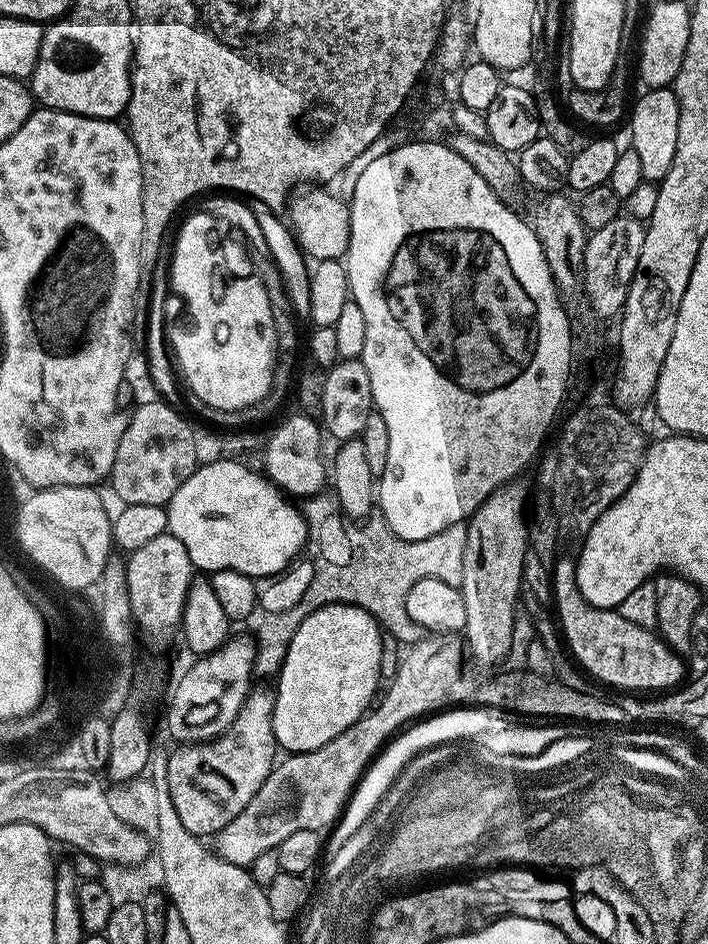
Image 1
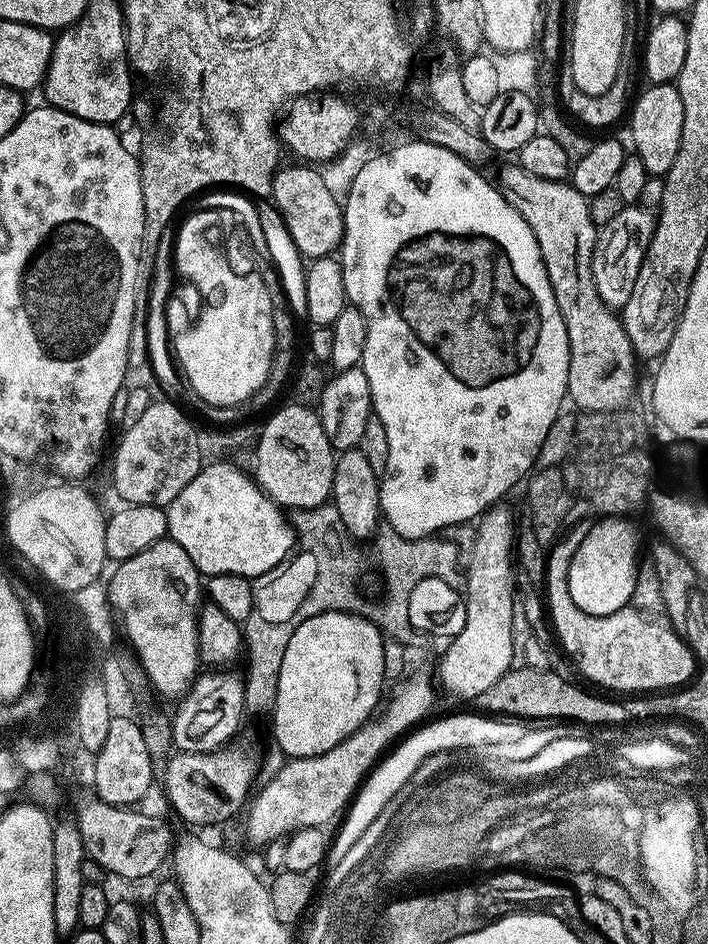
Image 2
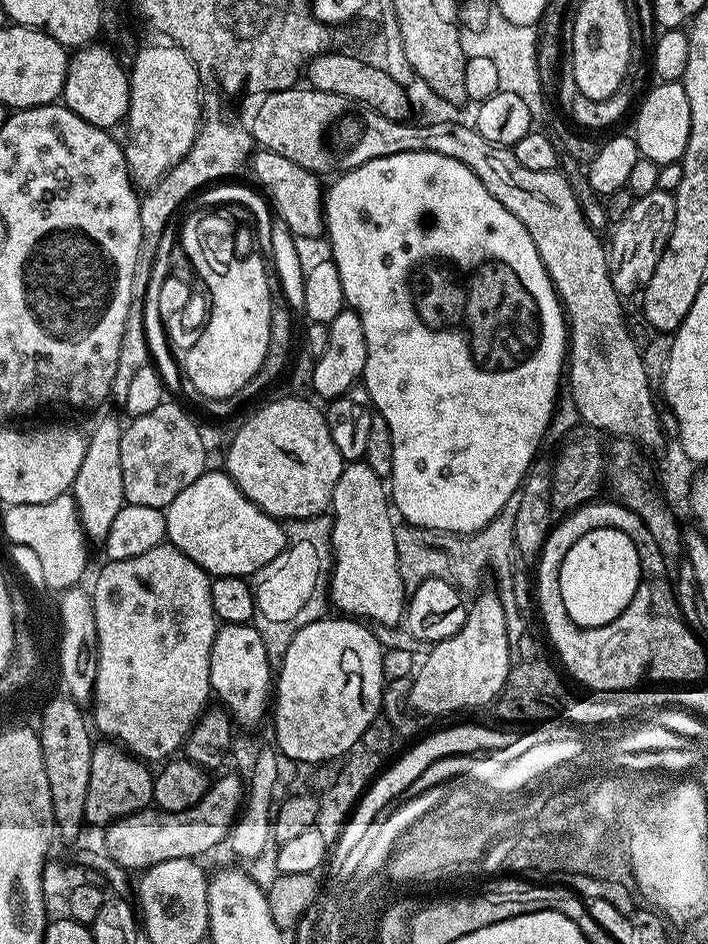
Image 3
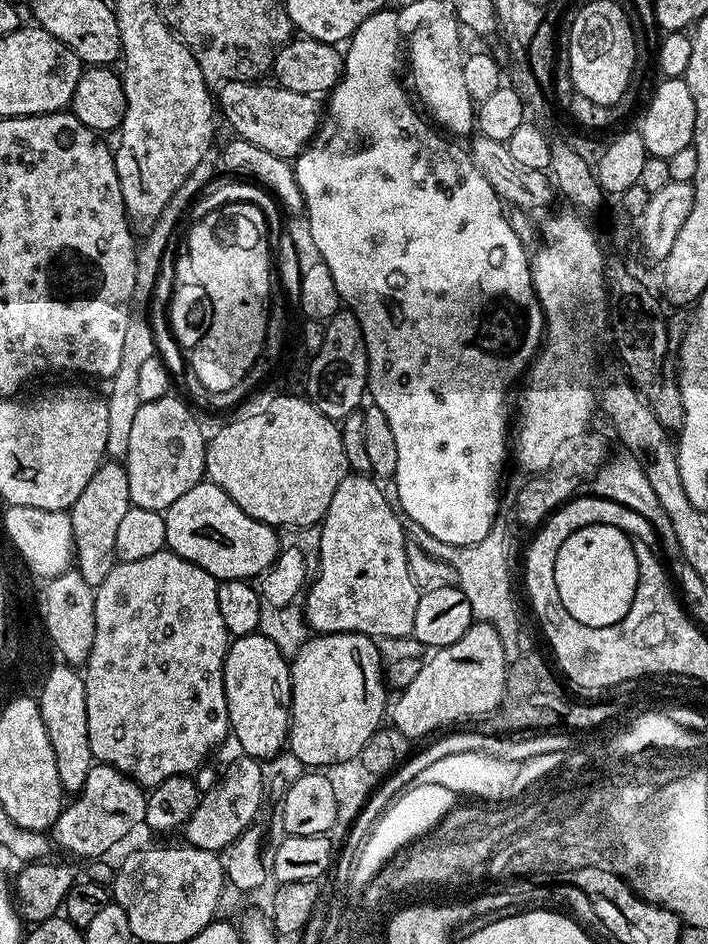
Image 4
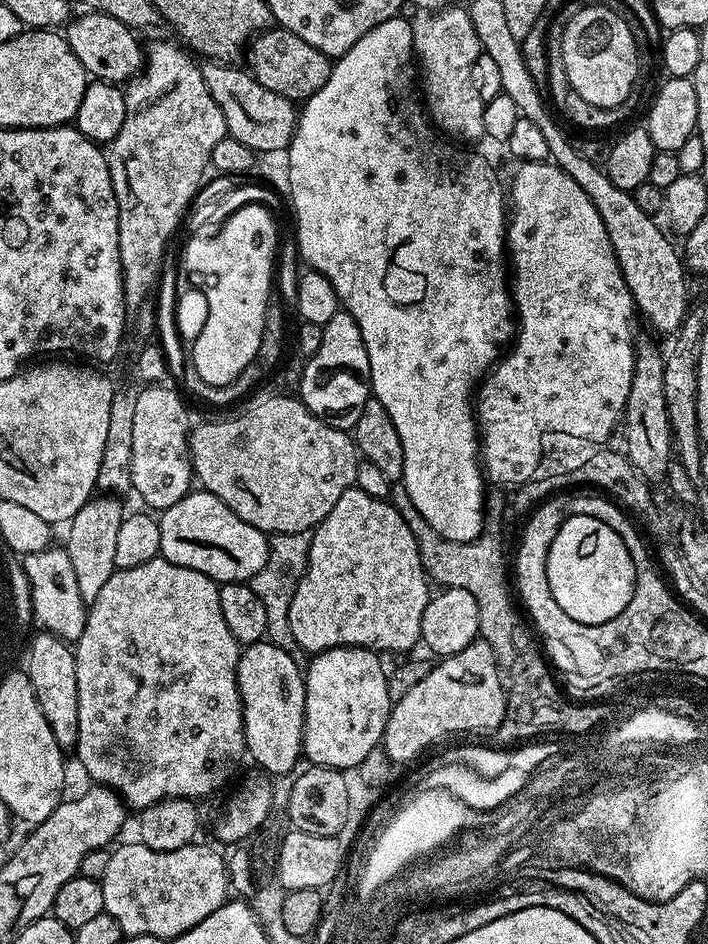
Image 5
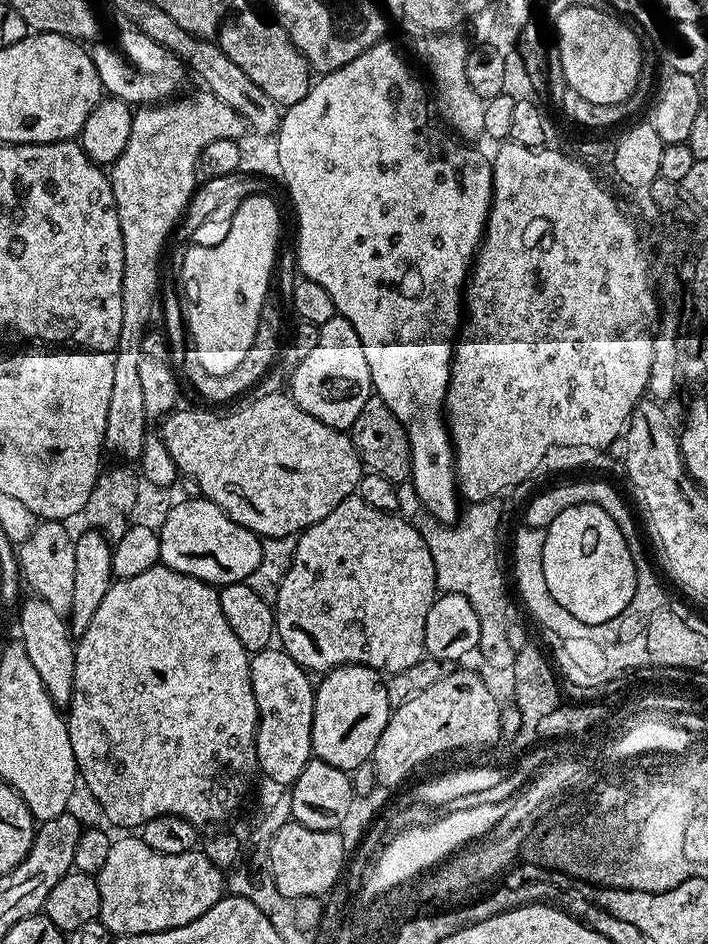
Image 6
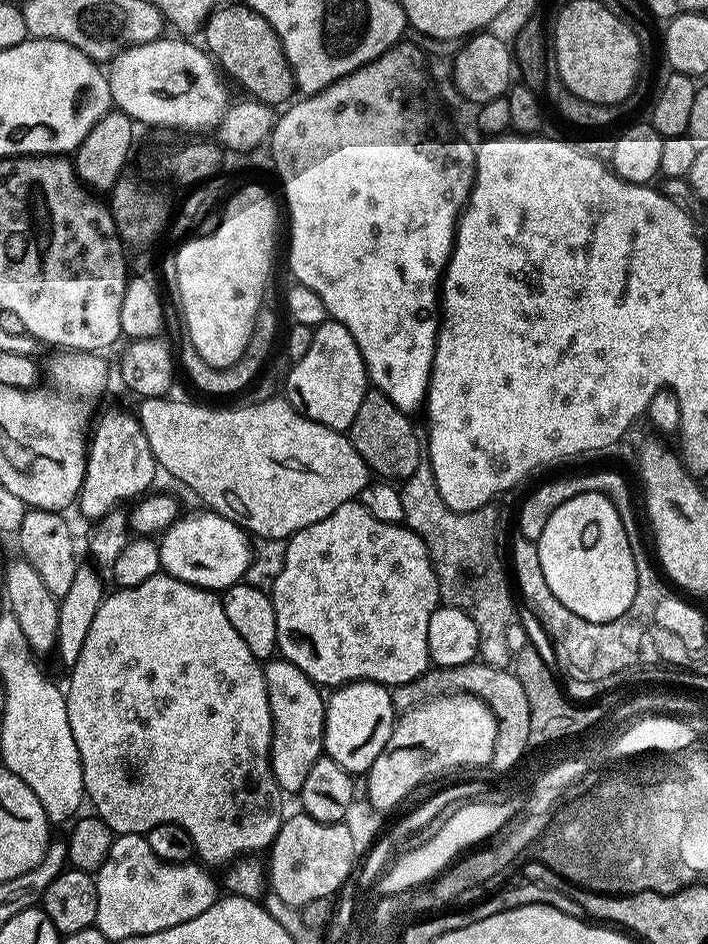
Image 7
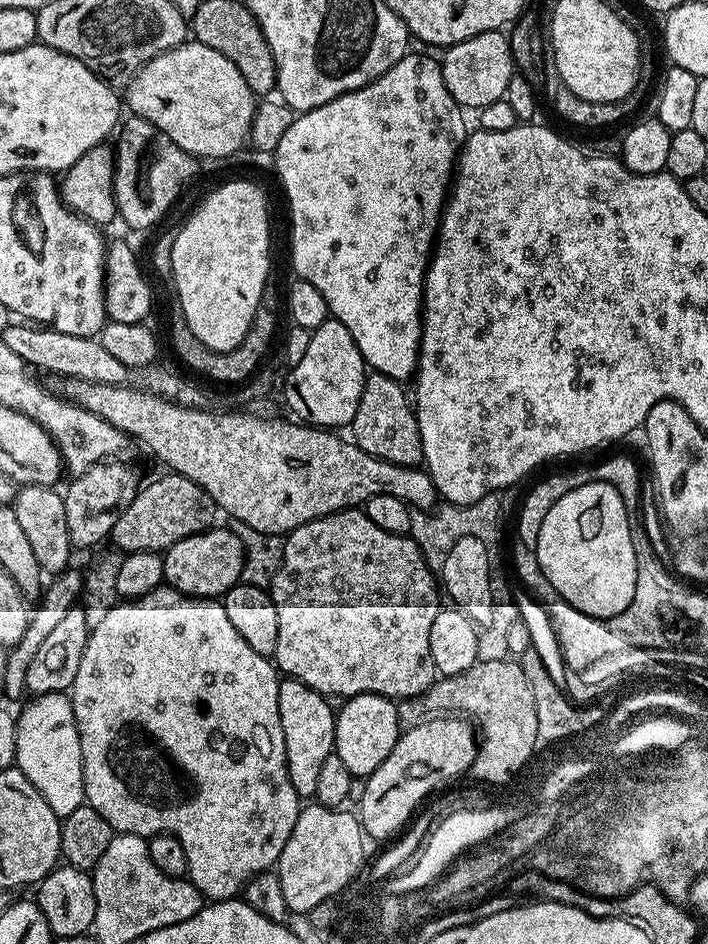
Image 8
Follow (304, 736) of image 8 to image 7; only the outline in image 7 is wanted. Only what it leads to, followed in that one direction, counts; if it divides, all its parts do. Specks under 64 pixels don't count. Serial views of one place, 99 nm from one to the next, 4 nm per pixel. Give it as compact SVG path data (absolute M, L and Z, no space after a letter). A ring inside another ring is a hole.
M273 658L263 665L266 694L272 715L270 767L272 779L282 793L299 793L311 767L324 752L324 706L321 689L298 666L283 658Z

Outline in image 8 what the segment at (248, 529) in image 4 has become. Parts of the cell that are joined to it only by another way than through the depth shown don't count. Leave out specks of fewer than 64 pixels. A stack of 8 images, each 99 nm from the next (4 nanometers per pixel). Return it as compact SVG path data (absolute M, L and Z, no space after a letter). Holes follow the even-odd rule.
M213 526L182 538L163 553L163 558L164 584L178 590L183 596L222 598L233 586L241 583L244 548L228 526Z

